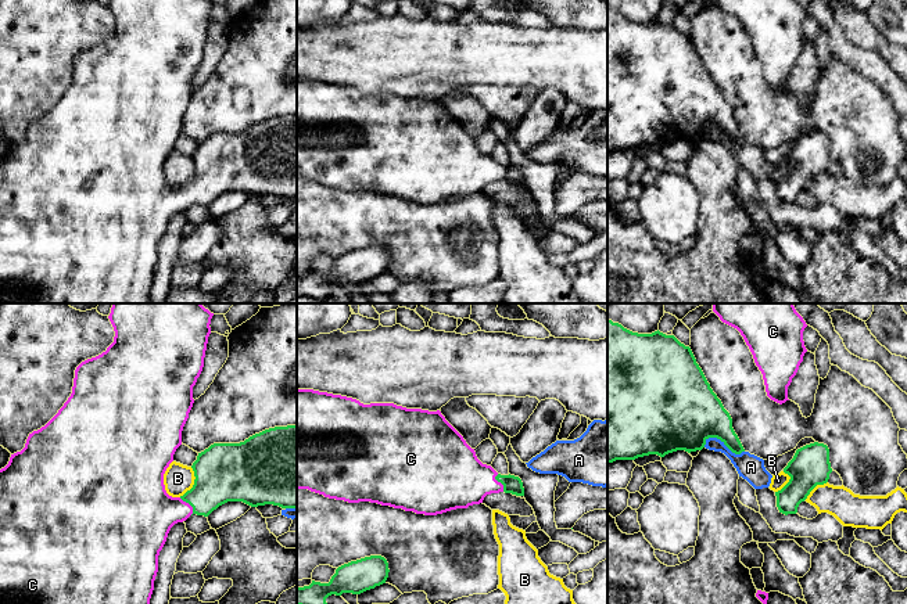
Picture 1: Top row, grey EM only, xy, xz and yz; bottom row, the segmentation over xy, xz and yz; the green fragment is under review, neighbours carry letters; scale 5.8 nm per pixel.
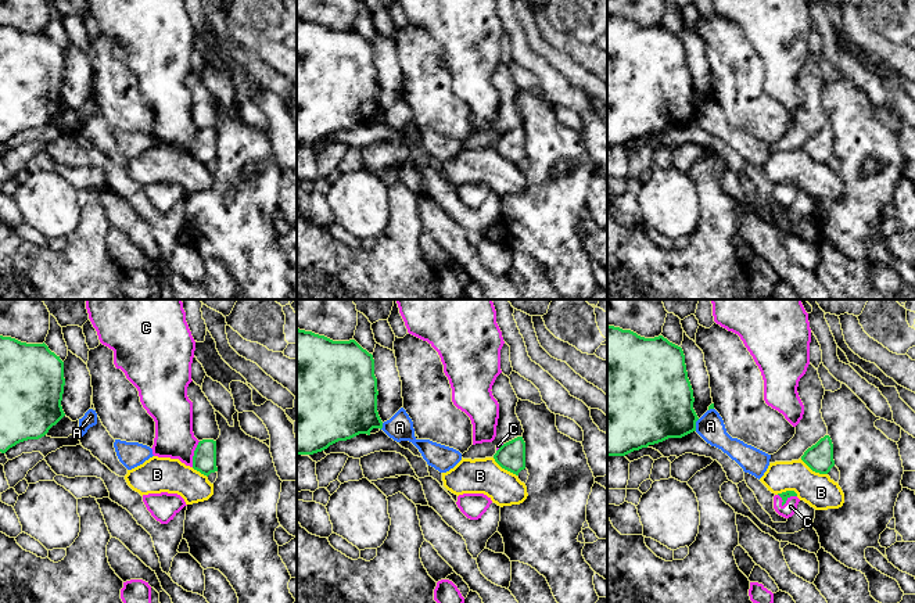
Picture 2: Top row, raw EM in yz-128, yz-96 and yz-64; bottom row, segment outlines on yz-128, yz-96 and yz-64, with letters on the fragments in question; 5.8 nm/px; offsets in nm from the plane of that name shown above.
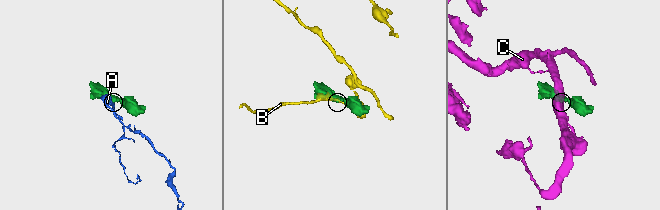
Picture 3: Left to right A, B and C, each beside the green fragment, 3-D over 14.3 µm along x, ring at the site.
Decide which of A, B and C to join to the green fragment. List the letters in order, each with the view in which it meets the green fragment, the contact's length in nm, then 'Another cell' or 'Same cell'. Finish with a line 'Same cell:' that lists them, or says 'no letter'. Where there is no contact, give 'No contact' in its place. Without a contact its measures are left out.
A: Touches green in yz. Shared border 240 nm. Another cell
B: Touches green in xy. Shared border 190 nm. Another cell
C: Touches green in xy. Shared border 130 nm. Same cell
Same cell: C

